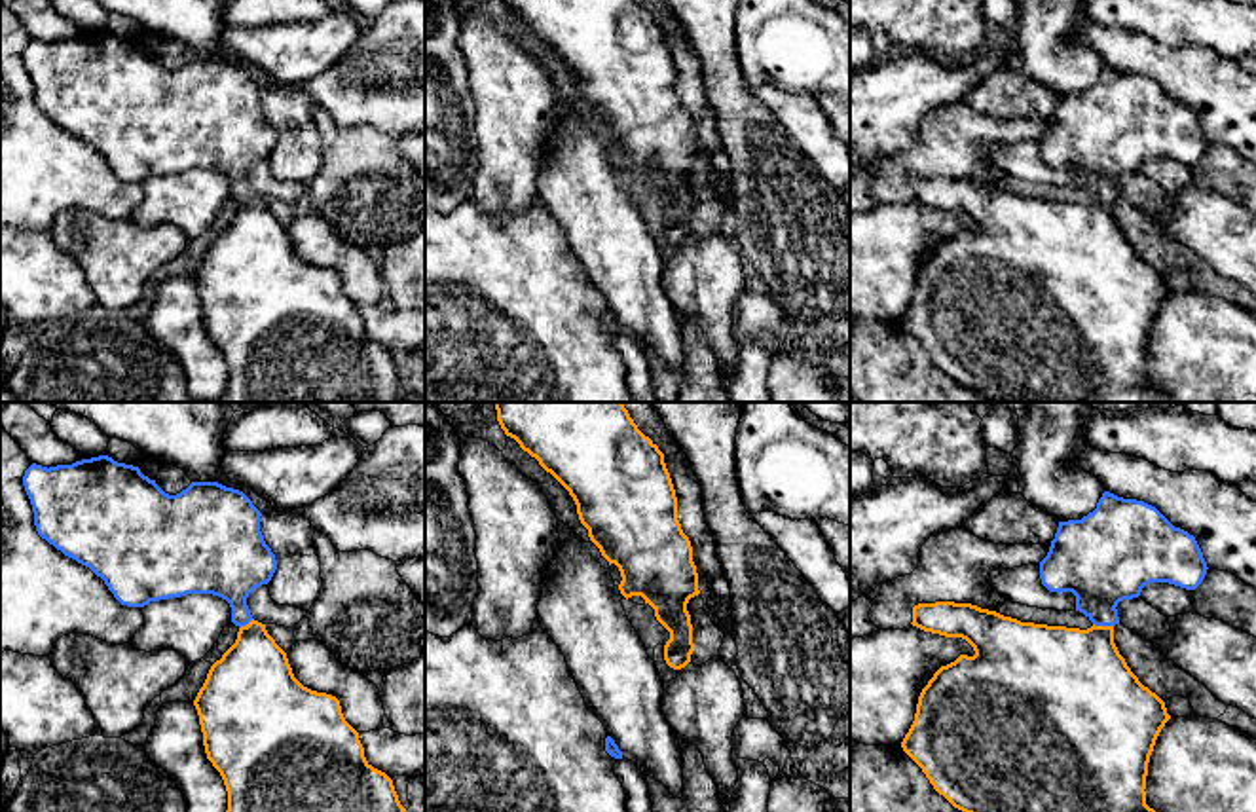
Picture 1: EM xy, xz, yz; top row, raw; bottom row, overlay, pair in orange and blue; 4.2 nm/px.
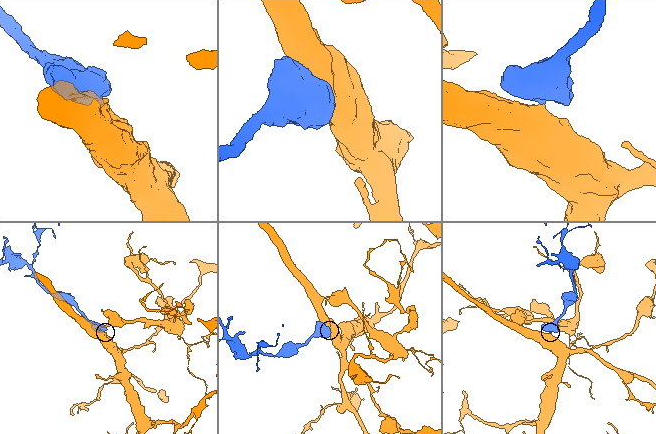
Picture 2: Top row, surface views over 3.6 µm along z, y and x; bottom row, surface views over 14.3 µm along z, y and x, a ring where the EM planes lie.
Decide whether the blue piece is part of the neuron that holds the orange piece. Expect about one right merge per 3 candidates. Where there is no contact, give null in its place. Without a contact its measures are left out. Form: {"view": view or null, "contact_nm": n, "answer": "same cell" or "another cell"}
{"view": "yz", "contact_nm": 90, "answer": "same cell"}

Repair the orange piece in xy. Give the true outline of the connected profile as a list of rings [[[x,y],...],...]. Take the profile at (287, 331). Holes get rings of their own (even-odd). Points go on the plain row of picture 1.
[[[108,30],[49,44],[32,38],[25,46],[23,61],[38,110],[101,152],[121,180],[144,182],[186,169],[212,169],[230,178],[231,197],[239,203],[237,214],[211,241],[194,275],[207,334],[228,366],[228,385],[214,402],[402,402],[406,383],[393,355],[366,336],[359,307],[345,296],[340,275],[304,262],[266,199],[250,190],[247,173],[271,156],[277,135],[260,106],[262,87],[243,66],[218,57],[192,57],[180,68],[169,70],[139,42]]]

